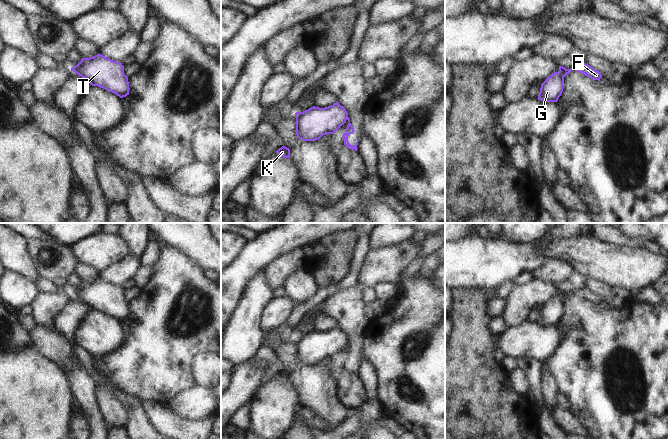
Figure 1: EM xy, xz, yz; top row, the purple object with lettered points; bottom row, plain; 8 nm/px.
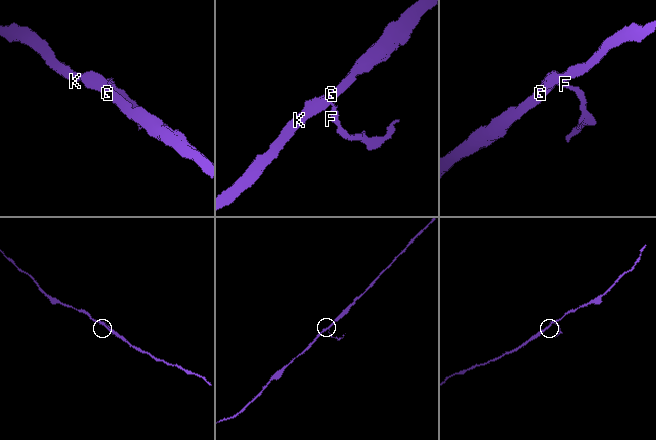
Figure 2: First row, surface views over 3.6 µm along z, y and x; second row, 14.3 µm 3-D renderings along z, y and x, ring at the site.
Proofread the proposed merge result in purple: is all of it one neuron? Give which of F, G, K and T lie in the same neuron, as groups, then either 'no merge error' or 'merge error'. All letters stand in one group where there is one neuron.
groups F / G K T; merge error

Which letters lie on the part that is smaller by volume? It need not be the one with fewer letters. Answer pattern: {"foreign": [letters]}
{"foreign": ["F"]}

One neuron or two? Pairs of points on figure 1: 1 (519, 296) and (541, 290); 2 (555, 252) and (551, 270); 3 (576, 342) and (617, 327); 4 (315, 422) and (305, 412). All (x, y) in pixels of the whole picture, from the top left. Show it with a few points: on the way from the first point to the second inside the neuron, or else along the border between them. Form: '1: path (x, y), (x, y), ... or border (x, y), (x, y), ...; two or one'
1: path (524, 296), (536, 293); one
2: border (550, 257), (564, 259), (574, 270); two
3: path (586, 342), (602, 342), (607, 337); one
4: path (313, 420), (307, 414); one

